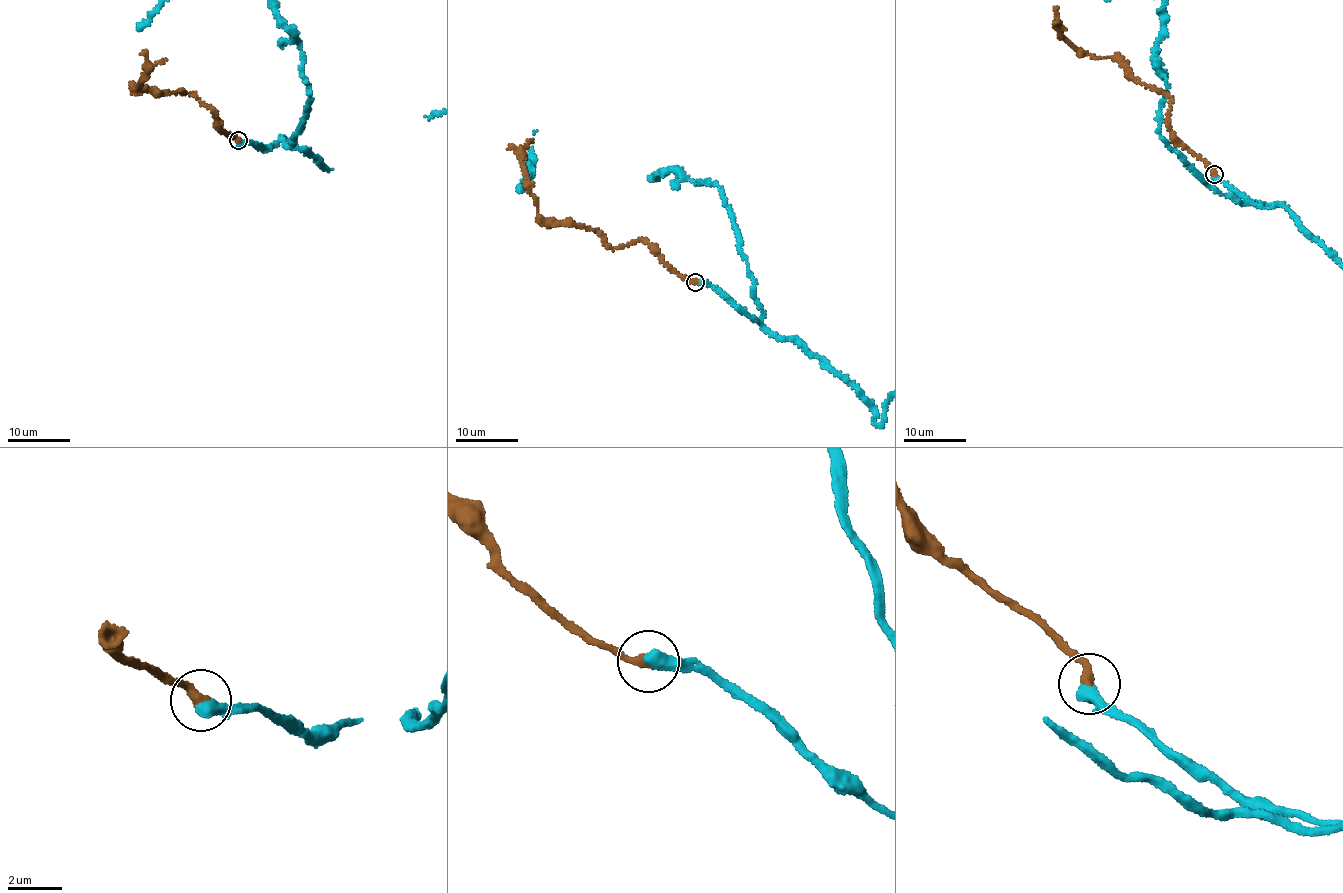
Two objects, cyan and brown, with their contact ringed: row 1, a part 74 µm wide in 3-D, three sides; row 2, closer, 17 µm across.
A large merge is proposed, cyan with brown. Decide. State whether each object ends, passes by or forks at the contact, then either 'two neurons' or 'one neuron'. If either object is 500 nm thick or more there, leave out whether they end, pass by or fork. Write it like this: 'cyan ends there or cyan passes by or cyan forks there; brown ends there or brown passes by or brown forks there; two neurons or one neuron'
one neuron

